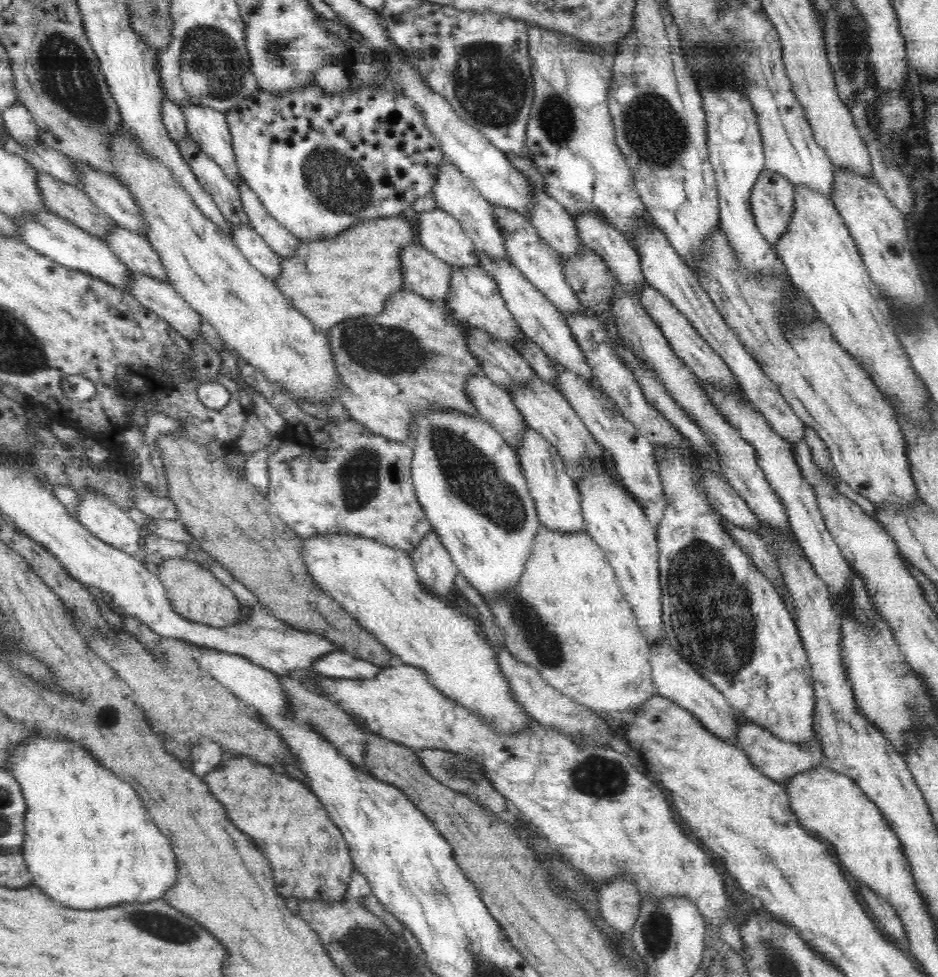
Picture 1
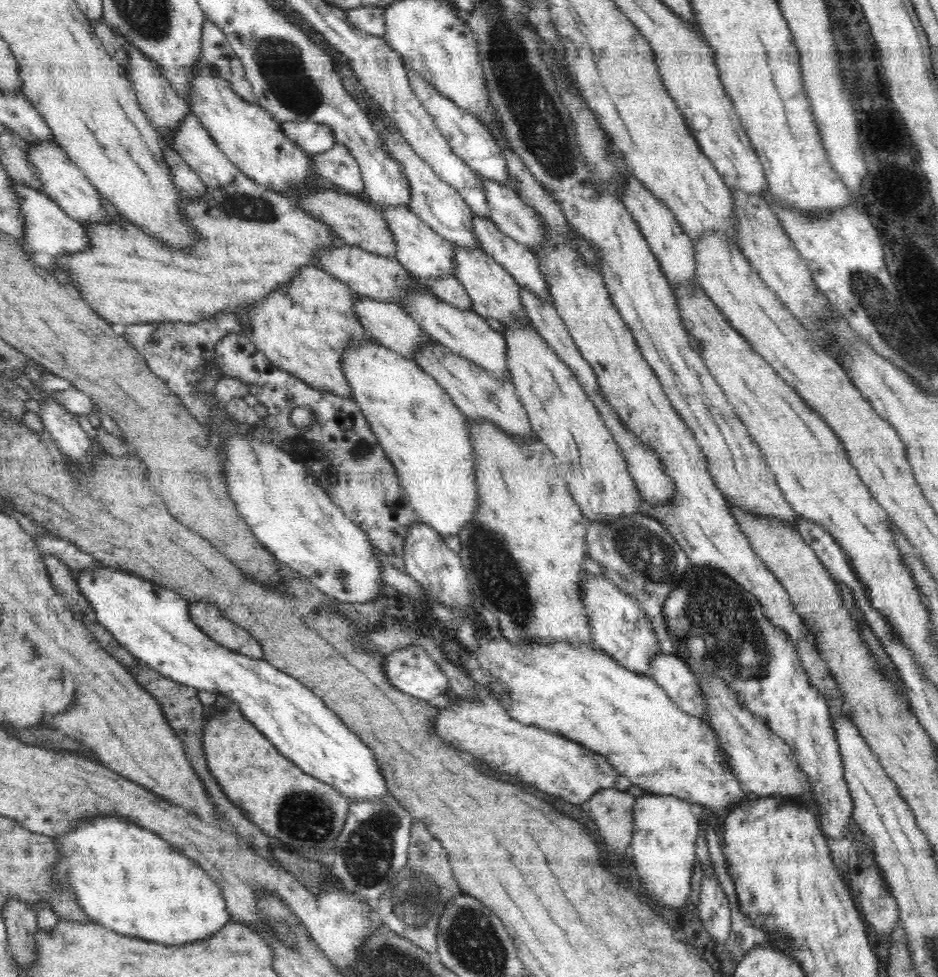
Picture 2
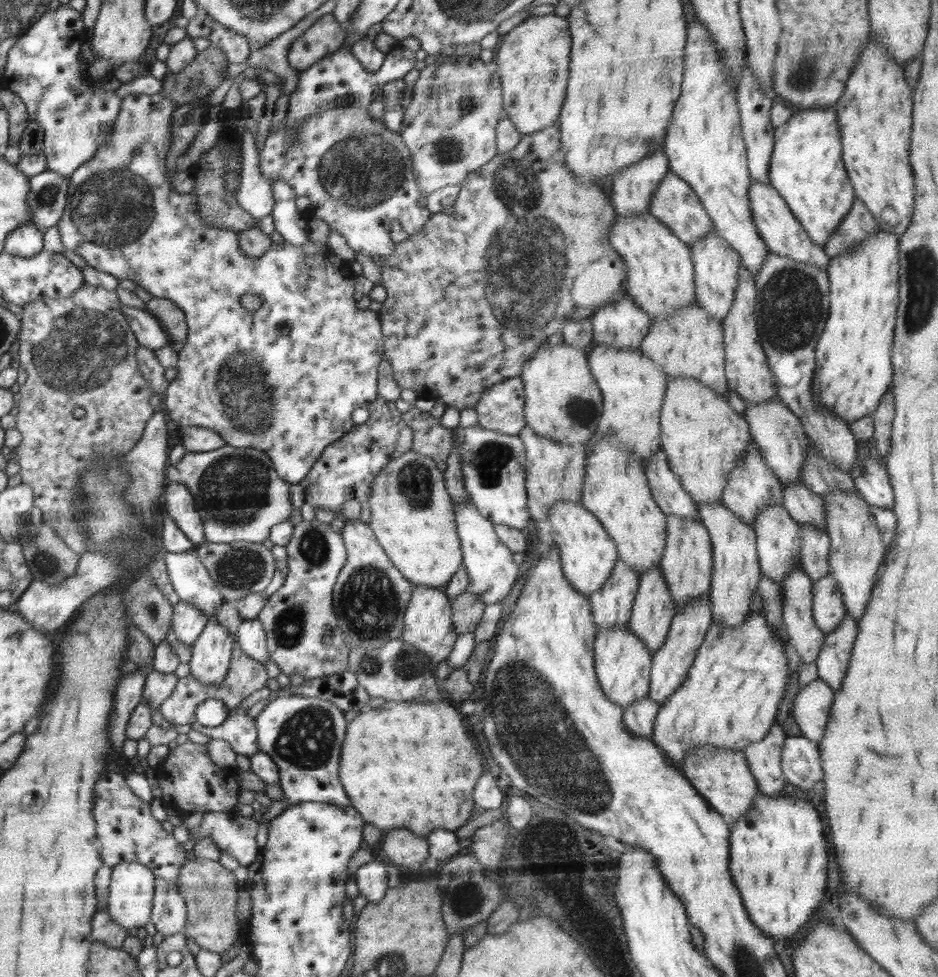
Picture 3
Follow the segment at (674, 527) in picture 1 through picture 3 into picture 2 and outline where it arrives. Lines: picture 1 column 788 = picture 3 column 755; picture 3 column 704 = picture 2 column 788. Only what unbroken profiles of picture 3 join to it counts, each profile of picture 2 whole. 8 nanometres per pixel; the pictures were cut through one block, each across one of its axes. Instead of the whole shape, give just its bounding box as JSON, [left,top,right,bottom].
[663,564,855,839]

